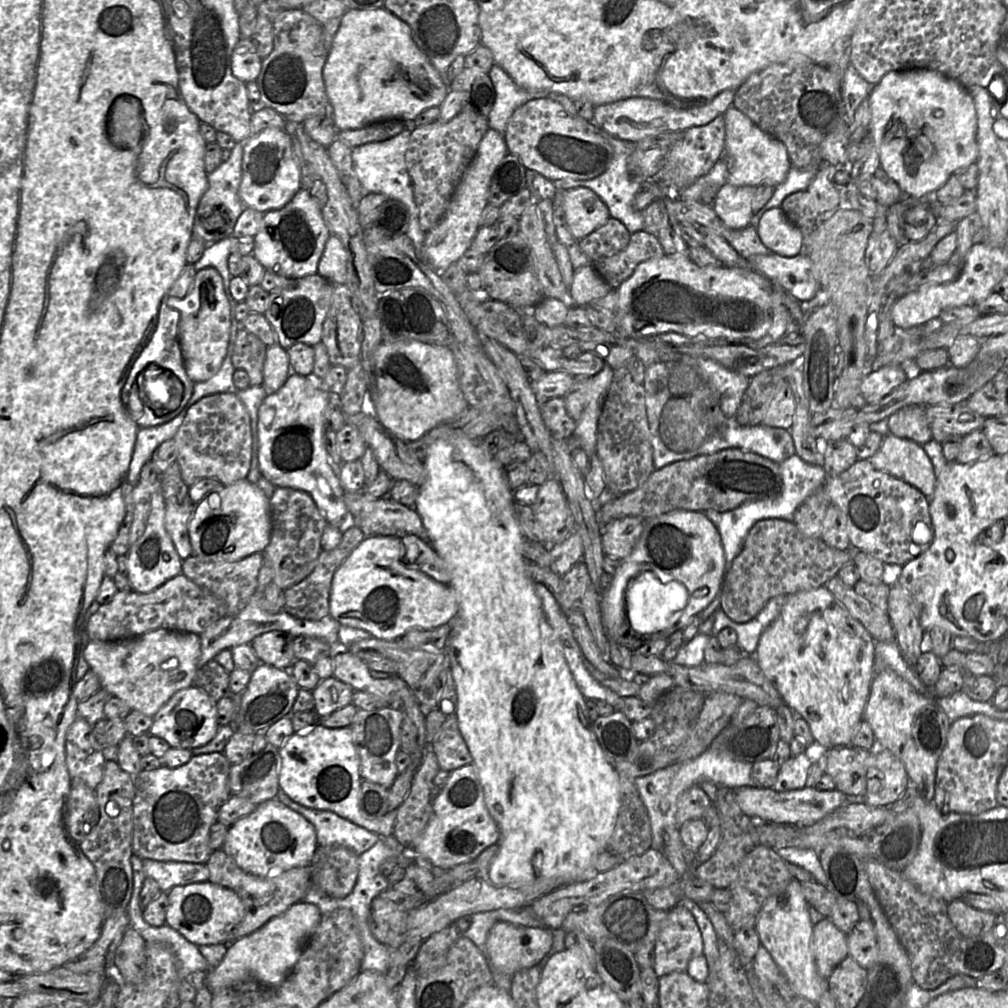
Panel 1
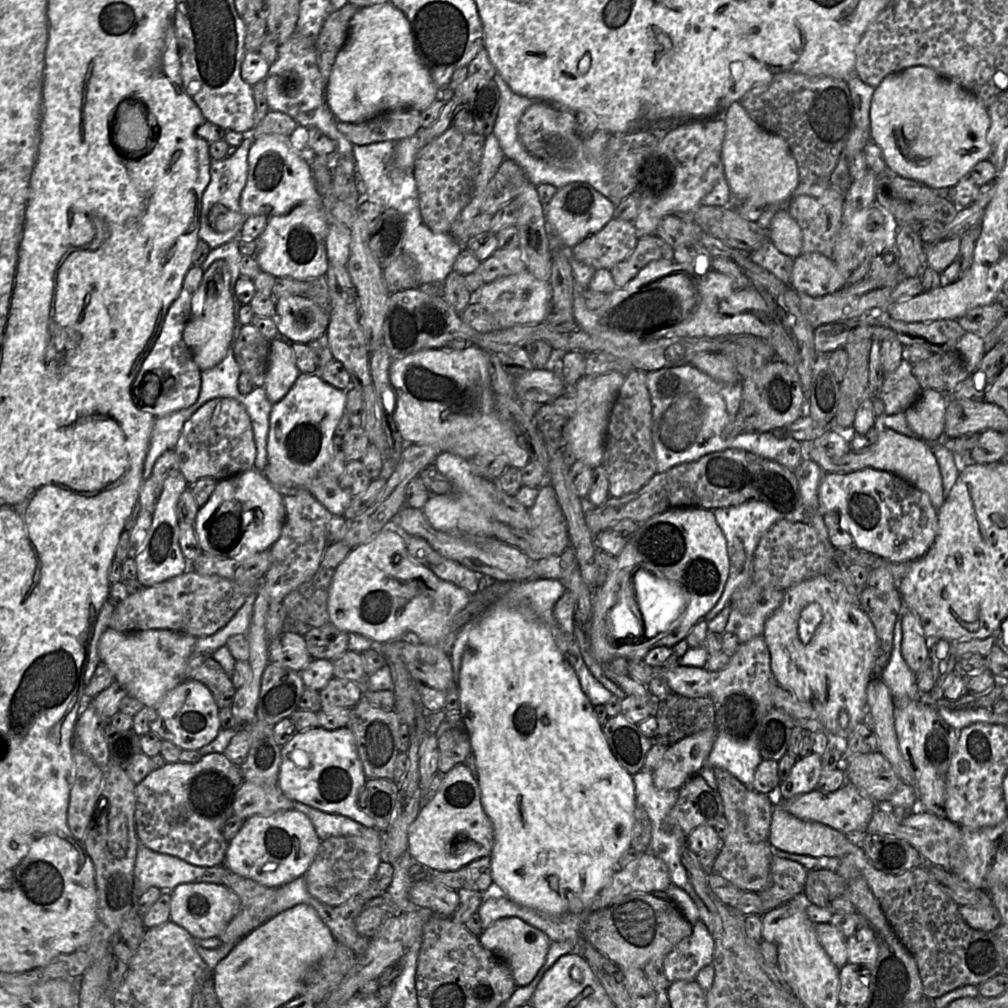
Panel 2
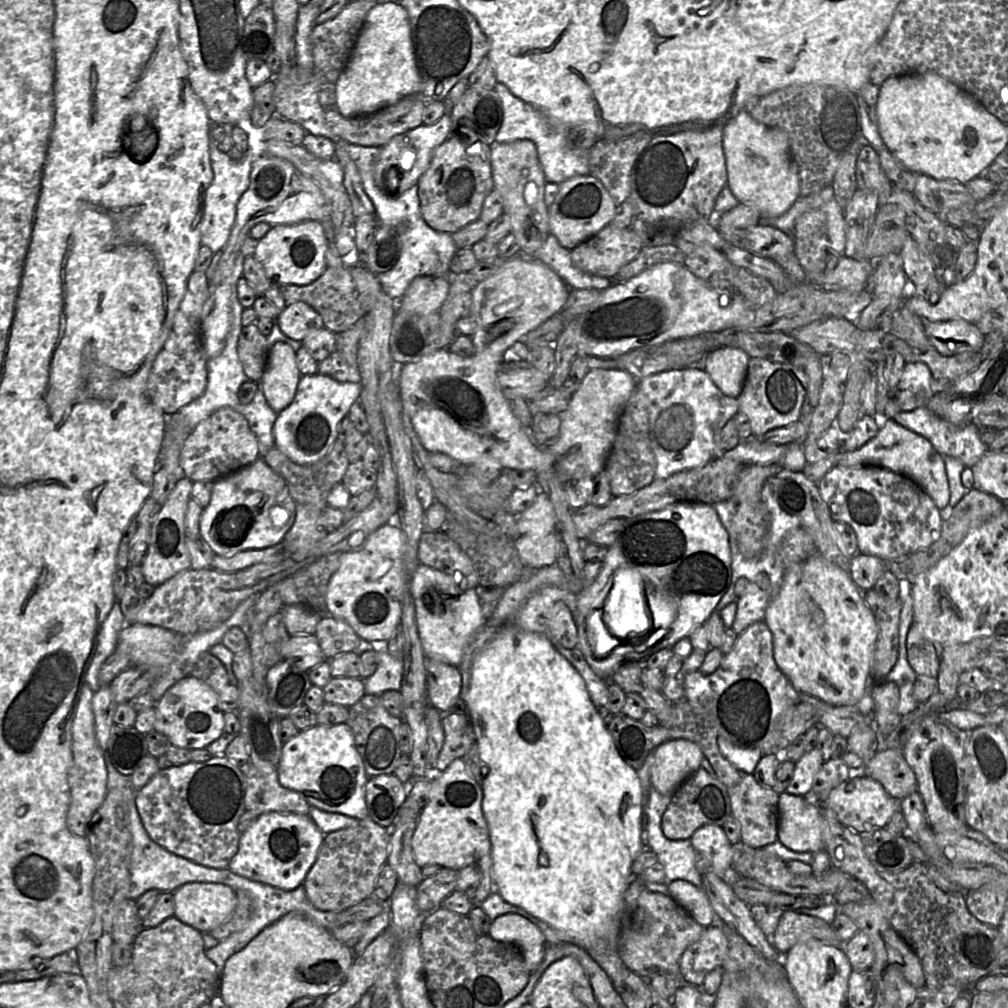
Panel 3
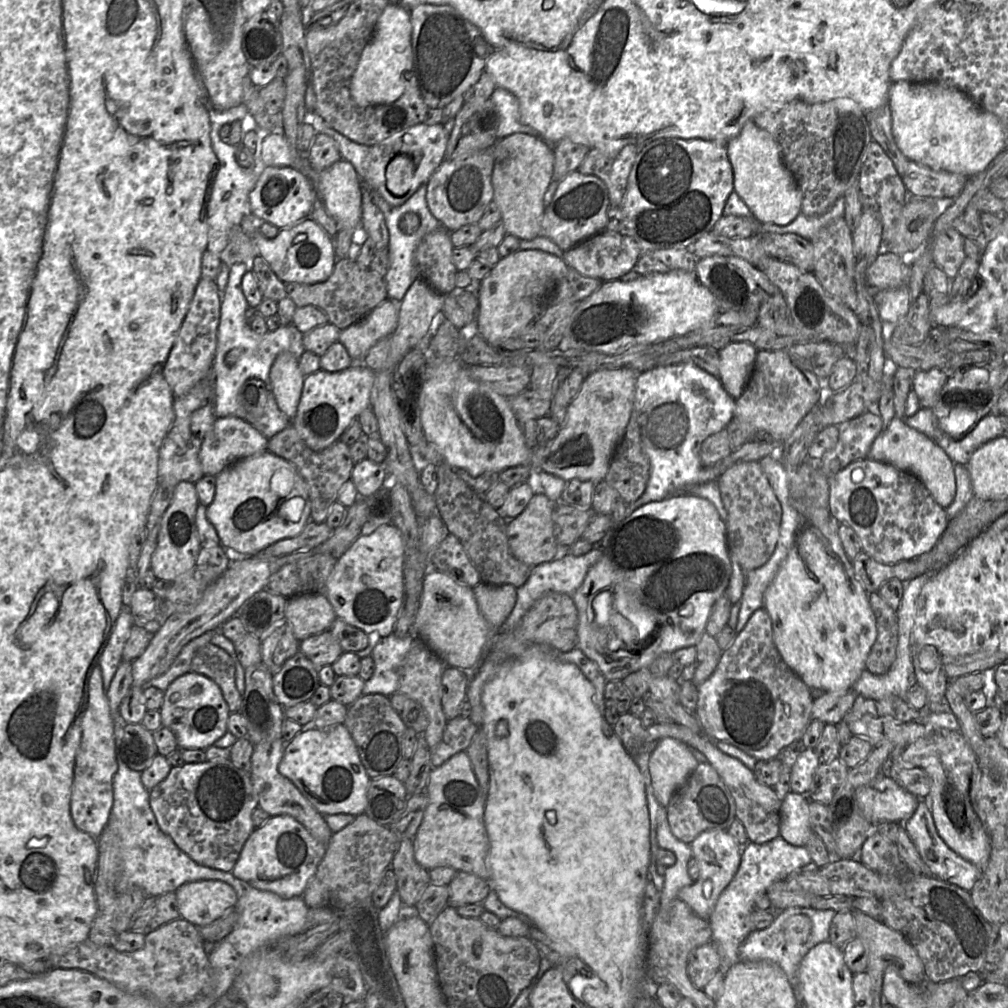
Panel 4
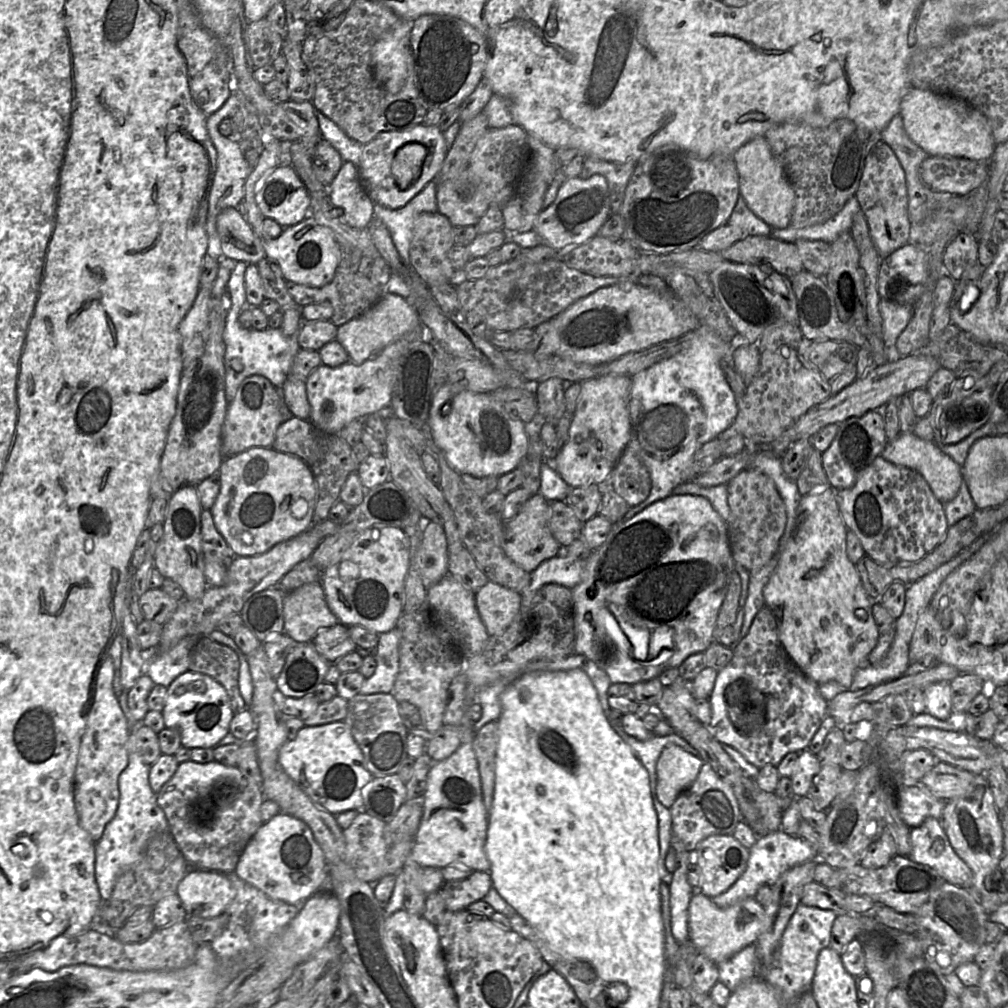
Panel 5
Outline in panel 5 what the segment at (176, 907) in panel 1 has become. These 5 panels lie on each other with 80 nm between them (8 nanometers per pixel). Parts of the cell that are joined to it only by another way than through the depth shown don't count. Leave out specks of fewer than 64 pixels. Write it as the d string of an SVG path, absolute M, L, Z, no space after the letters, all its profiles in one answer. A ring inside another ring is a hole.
M191 869L180 881L177 894L188 917L206 919L225 913L237 891L224 873Z

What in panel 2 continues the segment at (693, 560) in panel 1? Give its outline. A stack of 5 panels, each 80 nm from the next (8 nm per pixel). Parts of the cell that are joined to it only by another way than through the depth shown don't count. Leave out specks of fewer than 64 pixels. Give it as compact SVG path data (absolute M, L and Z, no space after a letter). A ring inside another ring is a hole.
M686 507L686 508L674 508L674 509L670 509L667 510L663 513L660 514L656 514L652 517L650 517L648 520L639 523L637 530L631 535L631 537L629 538L627 544L625 545L625 547L623 548L623 550L621 551L621 553L616 557L616 566L614 567L614 569L610 572L608 578L606 579L606 581L604 582L603 585L598 586L595 588L595 590L592 593L592 615L590 618L590 621L588 623L588 638L589 638L589 644L590 644L590 648L592 651L592 654L594 656L594 658L599 661L600 663L603 664L608 664L609 662L611 662L613 659L617 658L617 657L622 657L628 661L643 661L644 657L646 656L646 654L653 648L655 647L659 647L659 646L670 646L673 647L677 642L679 642L680 640L686 638L687 634L689 633L689 631L691 630L691 628L693 627L693 625L698 622L699 620L704 619L704 616L715 606L715 604L717 603L717 601L719 600L719 598L721 597L724 588L725 588L725 584L727 582L728 579L728 575L729 575L729 557L728 557L728 552L727 552L727 541L725 538L725 535L723 533L723 531L721 530L721 528L719 527L715 515L713 513L713 510L710 509L703 509L703 508L697 508L697 507ZM638 570L647 570L649 572L651 572L652 574L654 574L655 576L658 577L662 577L664 579L667 579L669 581L672 581L676 584L678 584L685 595L686 598L686 603L685 603L685 607L683 608L681 614L679 615L679 617L669 626L669 628L663 632L660 633L656 633L651 639L653 639L653 642L644 645L642 647L638 647L638 648L632 648L632 647L627 647L627 646L623 646L623 643L620 642L620 639L626 639L627 640L627 631L626 629L631 626L629 622L617 622L614 623L614 629L615 629L615 633L617 634L617 641L613 640L610 636L607 635L607 616L609 616L610 612L615 609L616 607L618 607L619 605L623 604L625 606L625 609L627 609L627 607L630 607L633 614L632 616L638 616L639 617L639 622L642 624L641 622L641 618L640 618L640 613L639 613L639 609L637 606L637 602L636 602L636 598L634 595L634 590L633 590L633 585L632 585L632 579L633 576L635 575L635 573Z

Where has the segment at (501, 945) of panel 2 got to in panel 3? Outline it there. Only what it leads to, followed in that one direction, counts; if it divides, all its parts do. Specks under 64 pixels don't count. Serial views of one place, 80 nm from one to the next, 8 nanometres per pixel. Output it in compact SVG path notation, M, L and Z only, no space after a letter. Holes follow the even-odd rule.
M507 913L494 919L487 933L492 939L517 946L530 974L540 966L547 941L542 931L526 918Z

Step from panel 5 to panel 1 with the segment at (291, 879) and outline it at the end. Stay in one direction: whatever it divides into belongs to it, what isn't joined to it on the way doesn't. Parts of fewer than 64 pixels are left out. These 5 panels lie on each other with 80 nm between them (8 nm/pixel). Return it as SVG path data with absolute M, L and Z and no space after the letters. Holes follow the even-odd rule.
M274 798L261 802L253 812L229 826L221 848L245 872L260 877L271 877L291 868L310 866L318 844L314 826L301 814Z

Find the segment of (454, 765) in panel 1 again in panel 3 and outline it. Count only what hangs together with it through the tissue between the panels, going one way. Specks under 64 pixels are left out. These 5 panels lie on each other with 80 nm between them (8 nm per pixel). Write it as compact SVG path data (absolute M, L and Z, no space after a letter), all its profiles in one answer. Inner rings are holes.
M450 711L441 713L445 714L441 720L444 742L432 766L436 774L443 772L453 760L462 758L475 742L475 732L468 713Z

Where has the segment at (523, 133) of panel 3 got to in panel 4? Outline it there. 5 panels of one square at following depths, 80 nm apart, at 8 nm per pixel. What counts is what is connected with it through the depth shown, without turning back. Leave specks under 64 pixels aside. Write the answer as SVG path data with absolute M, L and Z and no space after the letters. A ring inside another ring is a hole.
M496 87L490 100L496 107L499 127L497 138L502 139L515 133L526 133L538 136L538 133L521 119L519 101L508 90Z

